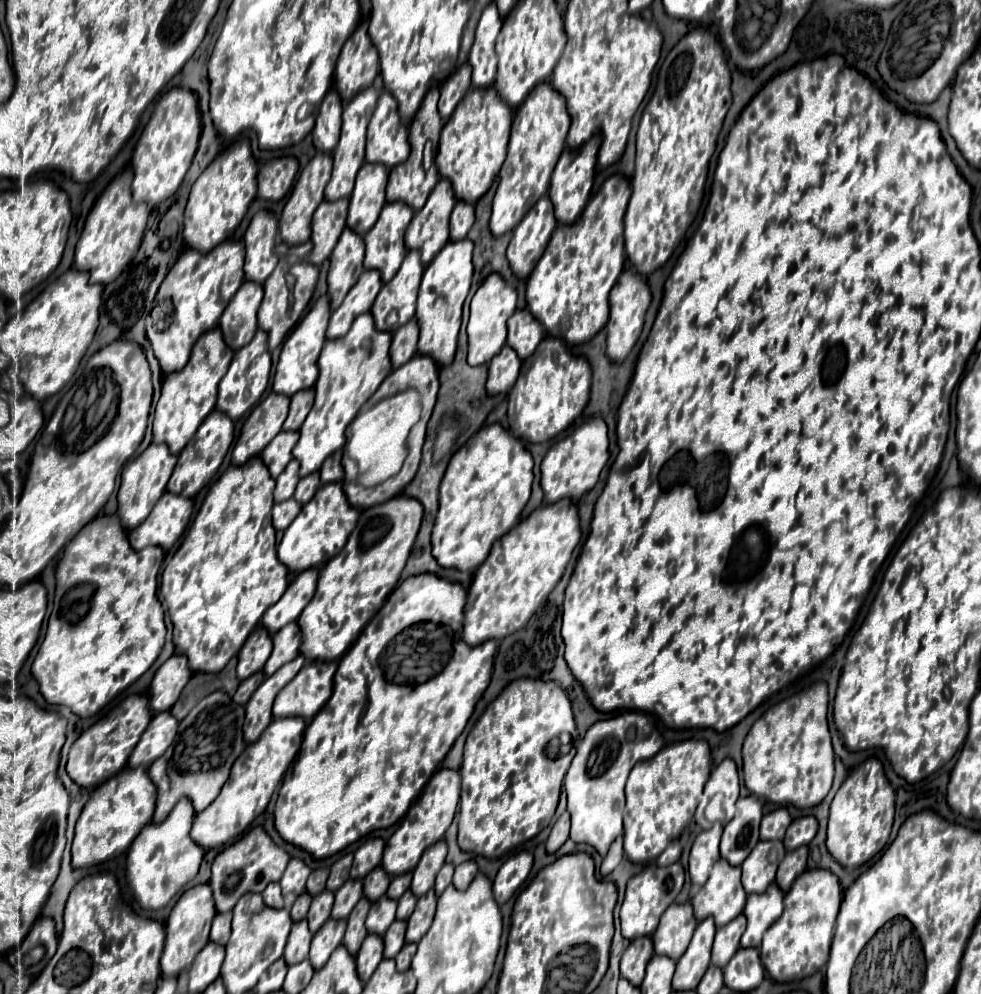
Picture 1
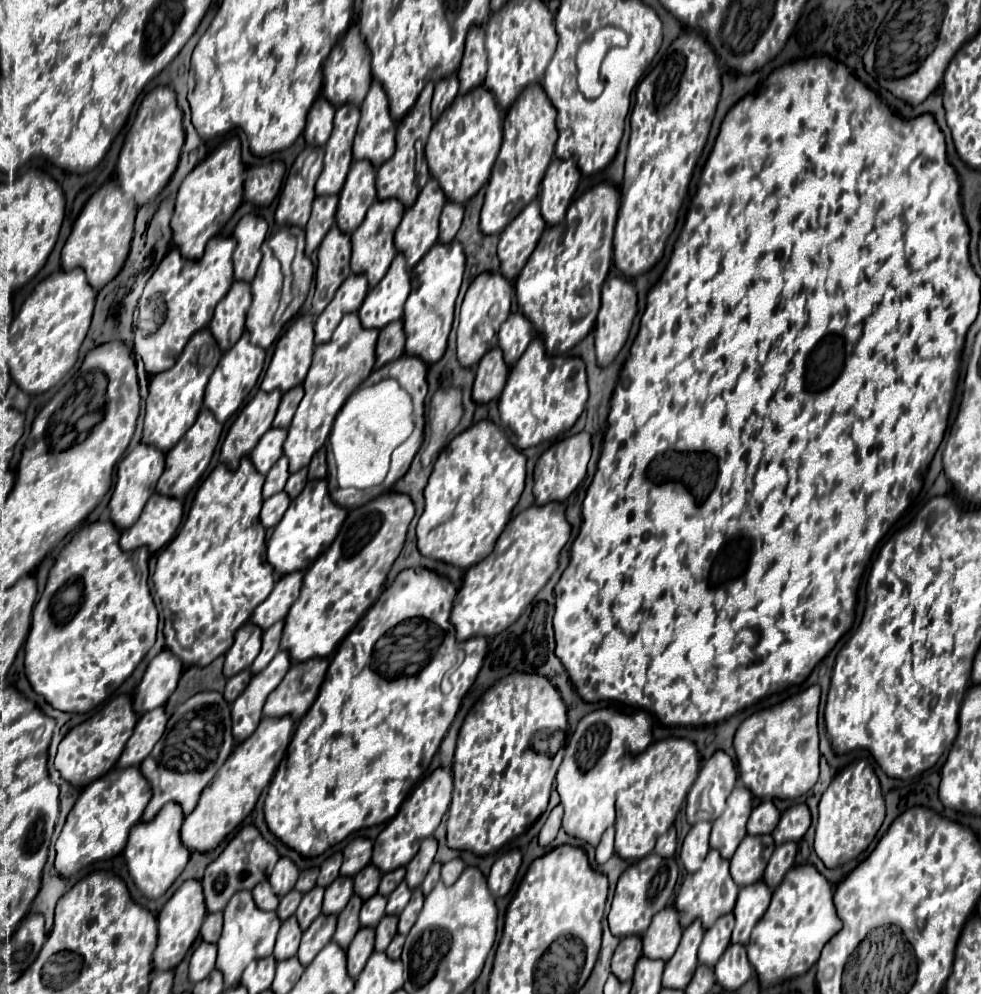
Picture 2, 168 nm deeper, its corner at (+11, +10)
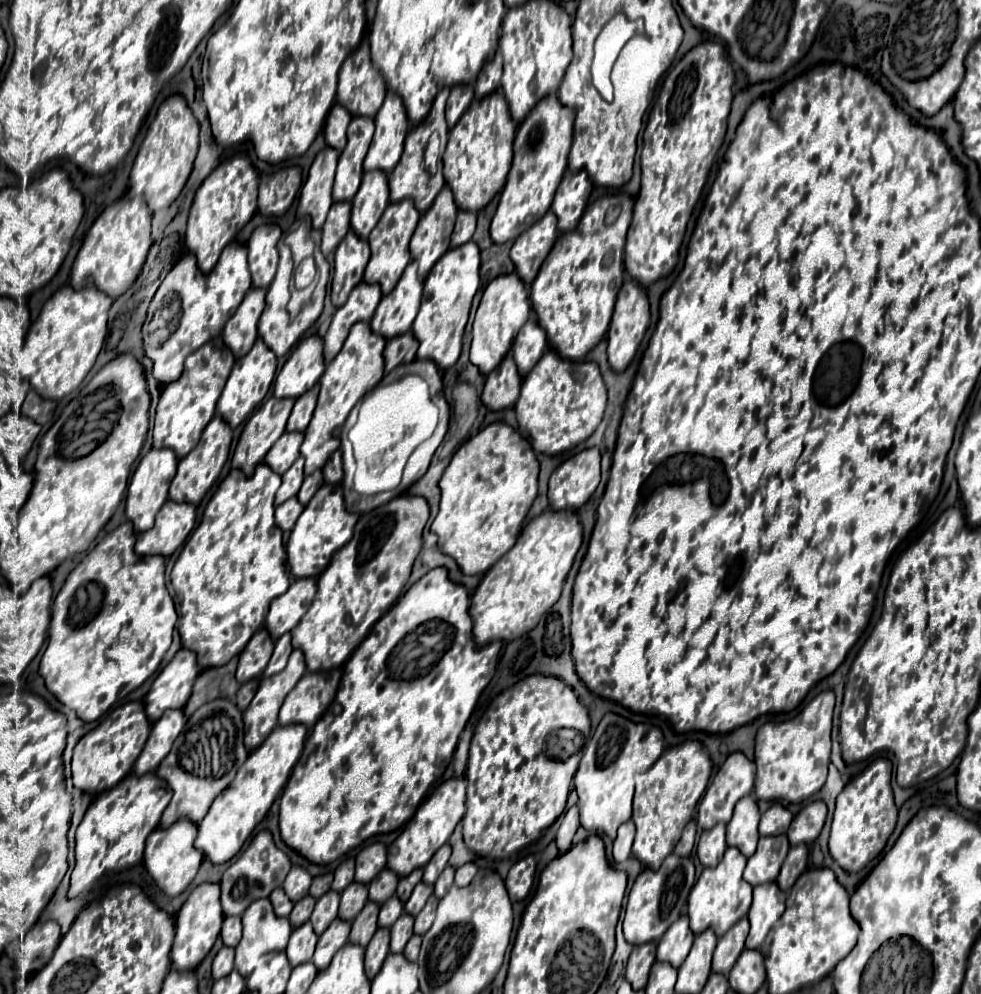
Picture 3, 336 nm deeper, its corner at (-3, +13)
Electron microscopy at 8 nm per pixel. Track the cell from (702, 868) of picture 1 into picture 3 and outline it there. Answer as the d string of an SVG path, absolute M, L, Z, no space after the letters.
M717 823L713 829L701 833L697 843L697 855L705 867L715 867L721 861L725 849L725 823Z

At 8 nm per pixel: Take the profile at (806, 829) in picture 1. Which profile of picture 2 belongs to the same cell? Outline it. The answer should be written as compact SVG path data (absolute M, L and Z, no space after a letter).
M795 804L791 808L787 808L781 814L781 820L777 824L777 828L773 830L773 838L775 844L783 844L783 842L799 842L803 838L803 834L807 832L811 824L811 814L807 804Z

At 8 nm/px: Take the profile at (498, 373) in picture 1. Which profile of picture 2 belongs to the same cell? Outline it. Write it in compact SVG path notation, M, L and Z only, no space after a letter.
M499 346L491 348L477 364L473 400L479 404L479 402L489 402L493 398L499 398L507 374L509 374L509 366L503 360L503 350Z

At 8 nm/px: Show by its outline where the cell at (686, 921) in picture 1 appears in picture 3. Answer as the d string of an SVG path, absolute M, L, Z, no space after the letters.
M683 915L679 921L675 921L667 929L667 935L663 935L663 939L659 941L657 961L669 963L671 967L677 969L683 963L683 959L689 955L693 939L695 939L695 935L689 929L689 919L687 919L687 915Z

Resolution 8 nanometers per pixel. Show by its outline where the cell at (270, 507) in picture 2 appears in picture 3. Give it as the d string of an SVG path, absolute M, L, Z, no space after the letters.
M295 497L295 499L289 499L287 503L283 503L275 509L275 521L283 531L291 531L301 513L303 513L303 505Z

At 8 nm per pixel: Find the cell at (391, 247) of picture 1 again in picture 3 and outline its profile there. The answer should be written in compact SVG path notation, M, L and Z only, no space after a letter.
M403 199L399 203L391 203L383 217L379 219L377 227L371 231L369 235L369 245L371 245L371 259L367 263L367 269L365 269L365 283L377 283L381 285L381 291L383 295L391 293L393 287L397 285L399 277L403 275L407 263L411 261L411 255L409 255L409 239L417 227L417 221L419 221L419 211L415 209L415 205L411 203L411 199Z

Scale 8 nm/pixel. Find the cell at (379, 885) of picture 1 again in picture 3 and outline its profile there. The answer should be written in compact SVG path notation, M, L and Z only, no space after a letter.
M383 869L371 883L369 883L369 901L385 903L389 897L395 895L399 877L391 869Z

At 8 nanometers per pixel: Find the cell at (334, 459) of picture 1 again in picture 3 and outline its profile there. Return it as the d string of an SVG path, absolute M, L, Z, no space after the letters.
M337 449L327 465L323 467L323 477L325 477L325 483L339 483L343 479L343 463L341 463L341 451Z

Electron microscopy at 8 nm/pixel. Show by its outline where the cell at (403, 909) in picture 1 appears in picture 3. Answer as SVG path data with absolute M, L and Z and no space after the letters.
M419 883L419 885L415 887L415 891L413 891L411 899L405 903L405 911L407 911L409 915L413 915L413 917L415 917L415 915L425 907L427 899L431 897L431 893L433 893L433 887L431 887L431 885Z

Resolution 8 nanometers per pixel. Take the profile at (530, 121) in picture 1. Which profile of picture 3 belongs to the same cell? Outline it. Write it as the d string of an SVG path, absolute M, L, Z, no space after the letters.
M555 93L547 95L535 105L535 111L519 125L515 145L513 145L513 165L507 183L501 193L497 213L491 221L491 239L495 243L505 243L517 239L527 227L541 219L551 207L557 185L567 167L573 140L573 111L563 107Z

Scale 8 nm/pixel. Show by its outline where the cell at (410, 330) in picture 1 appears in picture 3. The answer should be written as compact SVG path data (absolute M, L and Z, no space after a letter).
M407 333L407 335L399 335L399 339L389 339L383 351L385 357L385 373L389 373L391 369L395 369L401 363L411 363L415 359L419 341Z

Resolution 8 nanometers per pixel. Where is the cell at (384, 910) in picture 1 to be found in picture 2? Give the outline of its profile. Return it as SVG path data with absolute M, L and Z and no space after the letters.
M375 894L373 898L363 902L361 908L361 926L371 926L375 928L379 924L379 920L385 916L385 906L387 906L387 898L381 894Z

